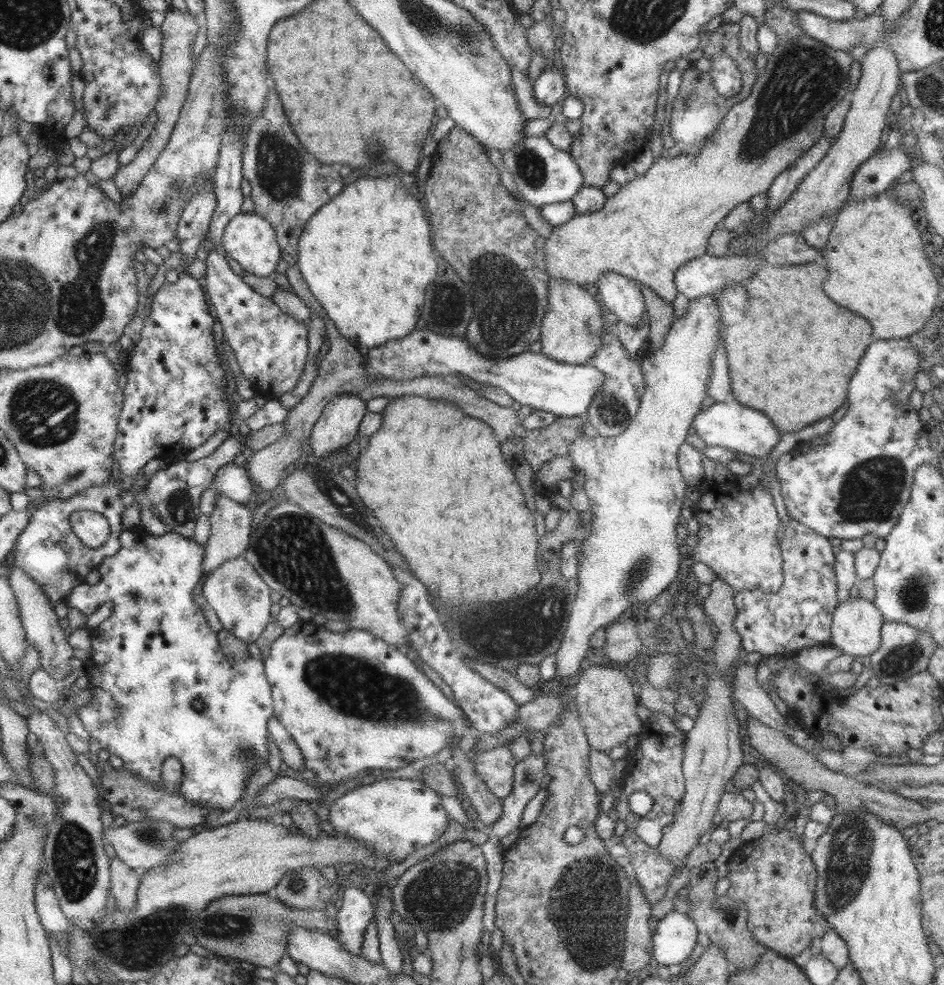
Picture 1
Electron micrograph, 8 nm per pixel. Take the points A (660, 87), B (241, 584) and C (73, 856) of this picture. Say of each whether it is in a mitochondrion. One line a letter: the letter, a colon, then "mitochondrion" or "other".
A: other
B: mitochondrion
C: mitochondrion

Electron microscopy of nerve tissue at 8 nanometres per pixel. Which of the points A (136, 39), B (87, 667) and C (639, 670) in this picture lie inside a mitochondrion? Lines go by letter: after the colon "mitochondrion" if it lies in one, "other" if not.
A: other
B: other
C: other

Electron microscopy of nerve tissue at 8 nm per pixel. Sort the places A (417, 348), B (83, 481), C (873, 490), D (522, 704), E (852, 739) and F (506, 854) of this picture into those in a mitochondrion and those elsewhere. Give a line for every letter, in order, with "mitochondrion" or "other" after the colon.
A: other
B: other
C: mitochondrion
D: other
E: other
F: other

